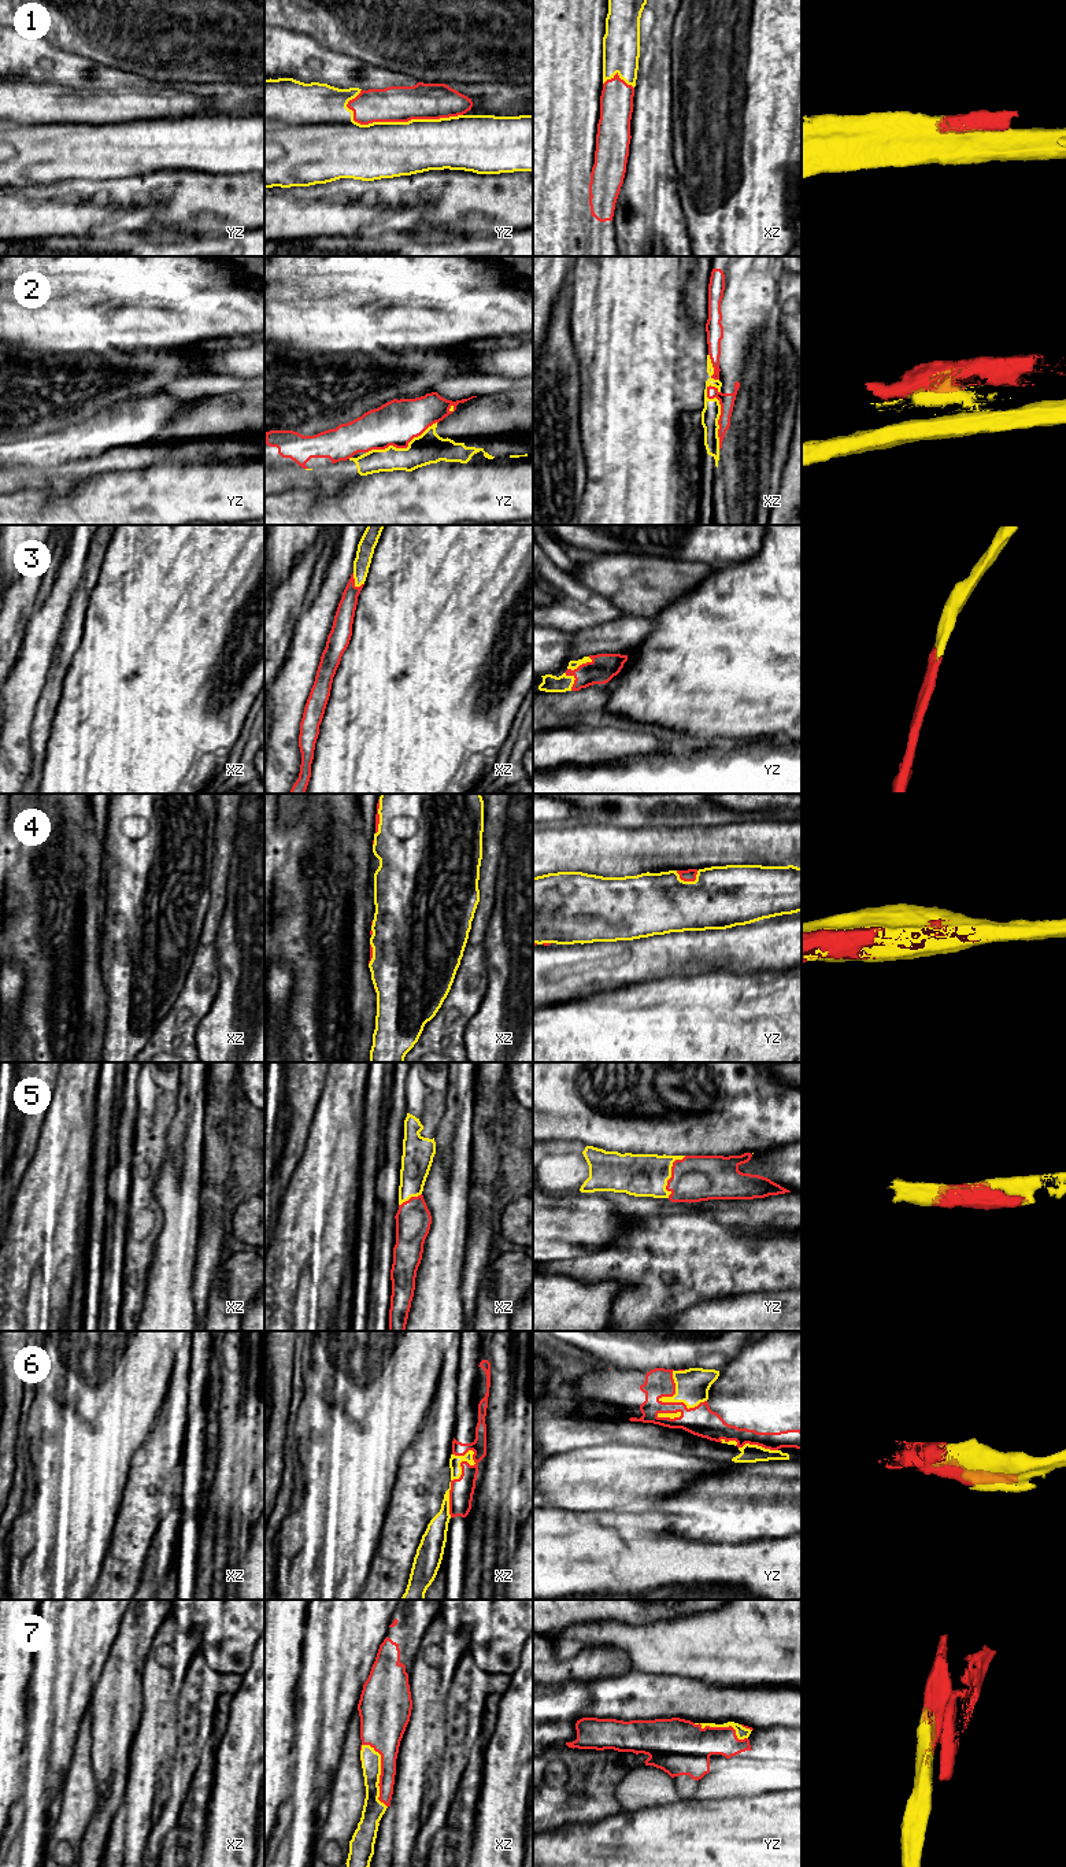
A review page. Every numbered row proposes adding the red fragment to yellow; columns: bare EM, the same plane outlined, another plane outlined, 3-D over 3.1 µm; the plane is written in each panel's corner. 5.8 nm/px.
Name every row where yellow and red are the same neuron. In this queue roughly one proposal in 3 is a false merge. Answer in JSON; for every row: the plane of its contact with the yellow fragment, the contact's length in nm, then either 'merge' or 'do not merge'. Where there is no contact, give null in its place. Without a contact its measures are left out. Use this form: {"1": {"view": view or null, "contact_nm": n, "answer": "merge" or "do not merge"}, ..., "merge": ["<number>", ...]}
{"1": {"view": "yz", "contact_nm": 700, "answer": "do not merge"}, "2": {"view": "xz", "contact_nm": 380, "answer": "do not merge"}, "3": {"view": "yz", "contact_nm": 160, "answer": "merge"}, "4": {"view": "yz", "contact_nm": 140, "answer": "merge"}, "5": {"view": "yz", "contact_nm": 260, "answer": "merge"}, "6": {"view": "xz", "contact_nm": 420, "answer": "merge"}, "7": {"view": "xz", "contact_nm": 400, "answer": "merge"}, "merge": ["3", "4", "5", "6", "7"]}

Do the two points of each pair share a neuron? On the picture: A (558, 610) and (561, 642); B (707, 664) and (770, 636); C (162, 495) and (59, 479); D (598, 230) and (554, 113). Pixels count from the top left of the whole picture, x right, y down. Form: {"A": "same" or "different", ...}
{"A": "different", "B": "same", "C": "different", "D": "different"}

